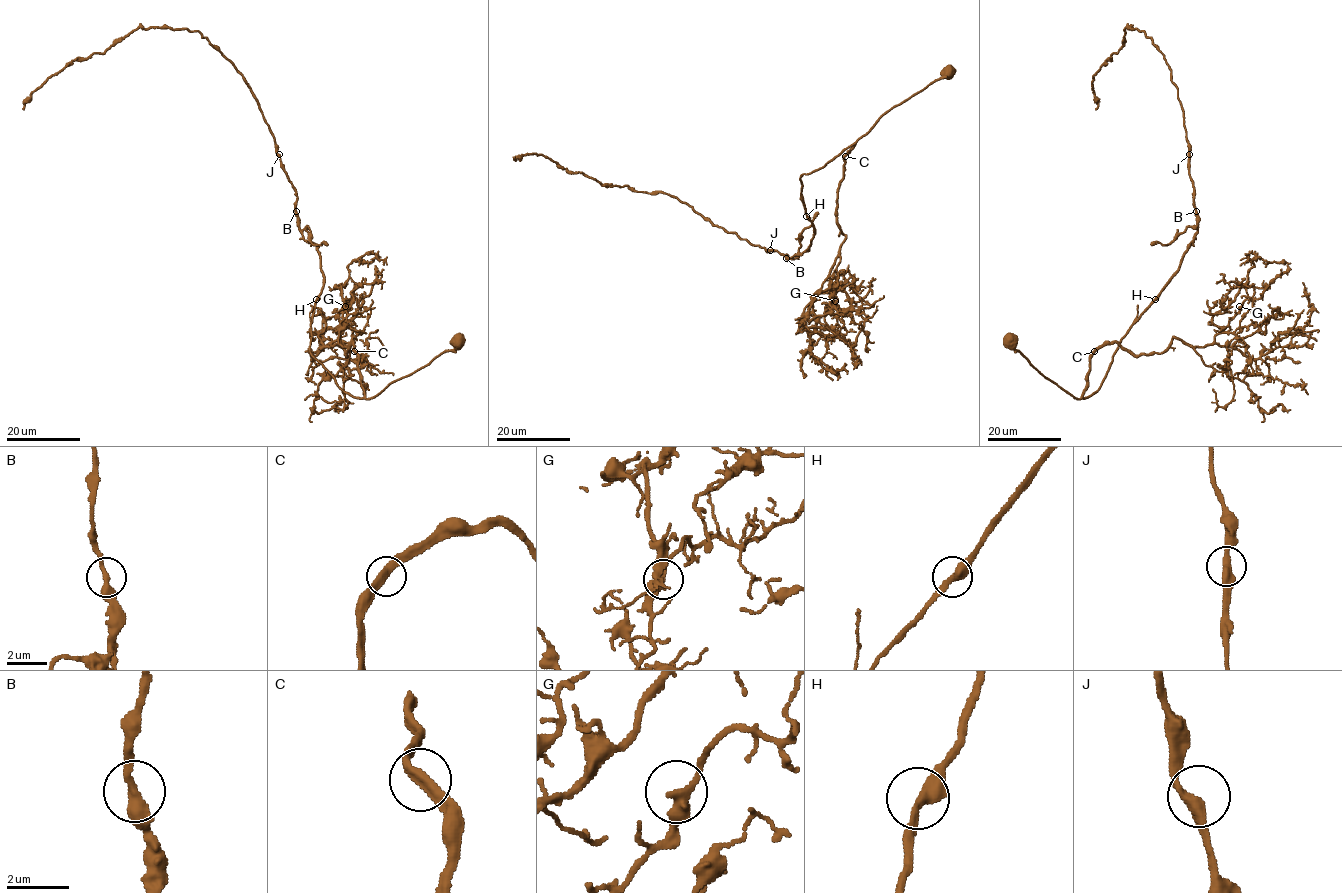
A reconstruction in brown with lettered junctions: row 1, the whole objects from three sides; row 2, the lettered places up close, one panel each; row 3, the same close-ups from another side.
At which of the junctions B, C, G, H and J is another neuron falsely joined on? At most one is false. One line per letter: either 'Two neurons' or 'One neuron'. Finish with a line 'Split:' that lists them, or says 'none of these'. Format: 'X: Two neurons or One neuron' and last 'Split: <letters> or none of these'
B: One neuron
C: One neuron
G: One neuron
H: One neuron
J: One neuron
Split: none of these

